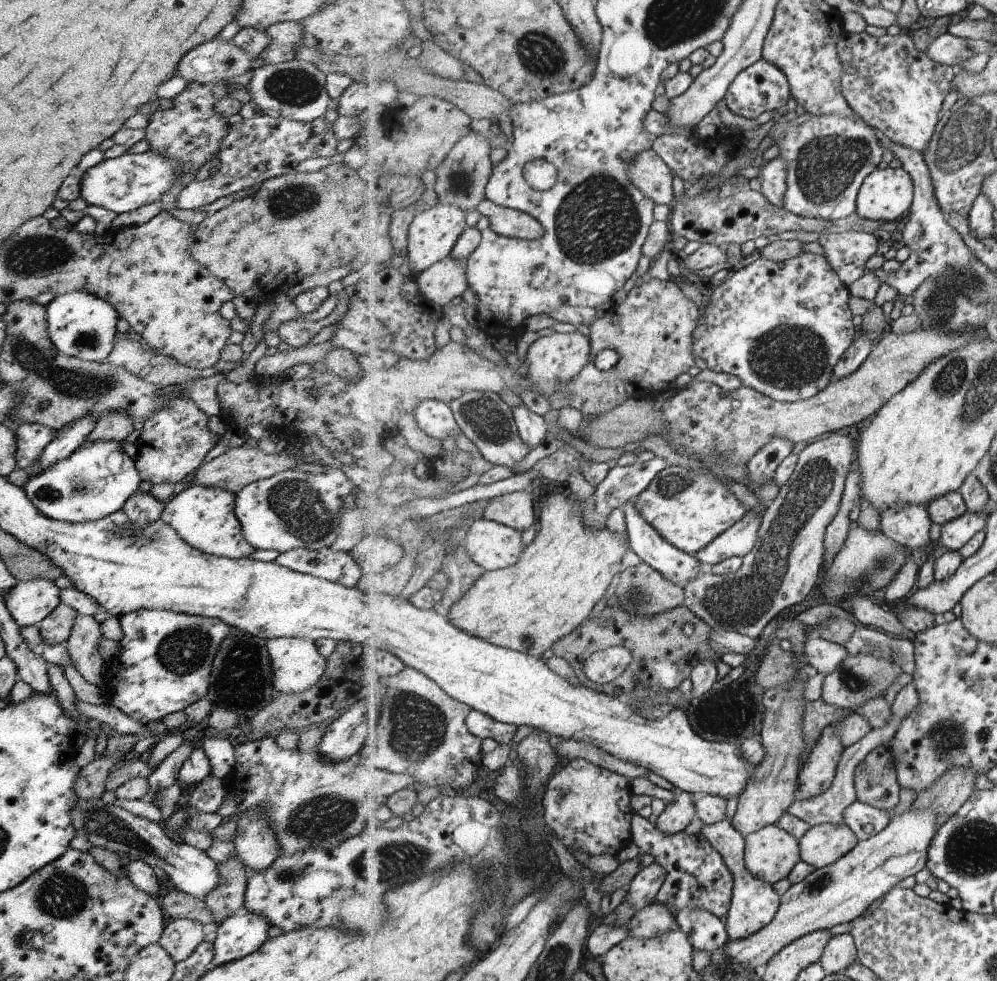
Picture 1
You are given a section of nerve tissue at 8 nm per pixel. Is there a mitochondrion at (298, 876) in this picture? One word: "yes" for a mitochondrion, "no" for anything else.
yes

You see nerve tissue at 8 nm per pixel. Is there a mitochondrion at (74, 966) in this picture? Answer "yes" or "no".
no

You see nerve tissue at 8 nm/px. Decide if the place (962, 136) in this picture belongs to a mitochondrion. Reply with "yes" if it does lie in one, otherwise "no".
yes

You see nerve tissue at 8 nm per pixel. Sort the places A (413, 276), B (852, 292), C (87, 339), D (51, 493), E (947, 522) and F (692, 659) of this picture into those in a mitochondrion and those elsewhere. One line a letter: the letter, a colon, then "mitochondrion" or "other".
A: other
B: other
C: mitochondrion
D: mitochondrion
E: other
F: other

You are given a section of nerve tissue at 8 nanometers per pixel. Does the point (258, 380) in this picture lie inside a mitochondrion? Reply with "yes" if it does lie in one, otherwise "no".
no

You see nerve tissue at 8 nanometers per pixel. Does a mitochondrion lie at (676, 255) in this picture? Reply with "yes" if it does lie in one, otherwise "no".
no

